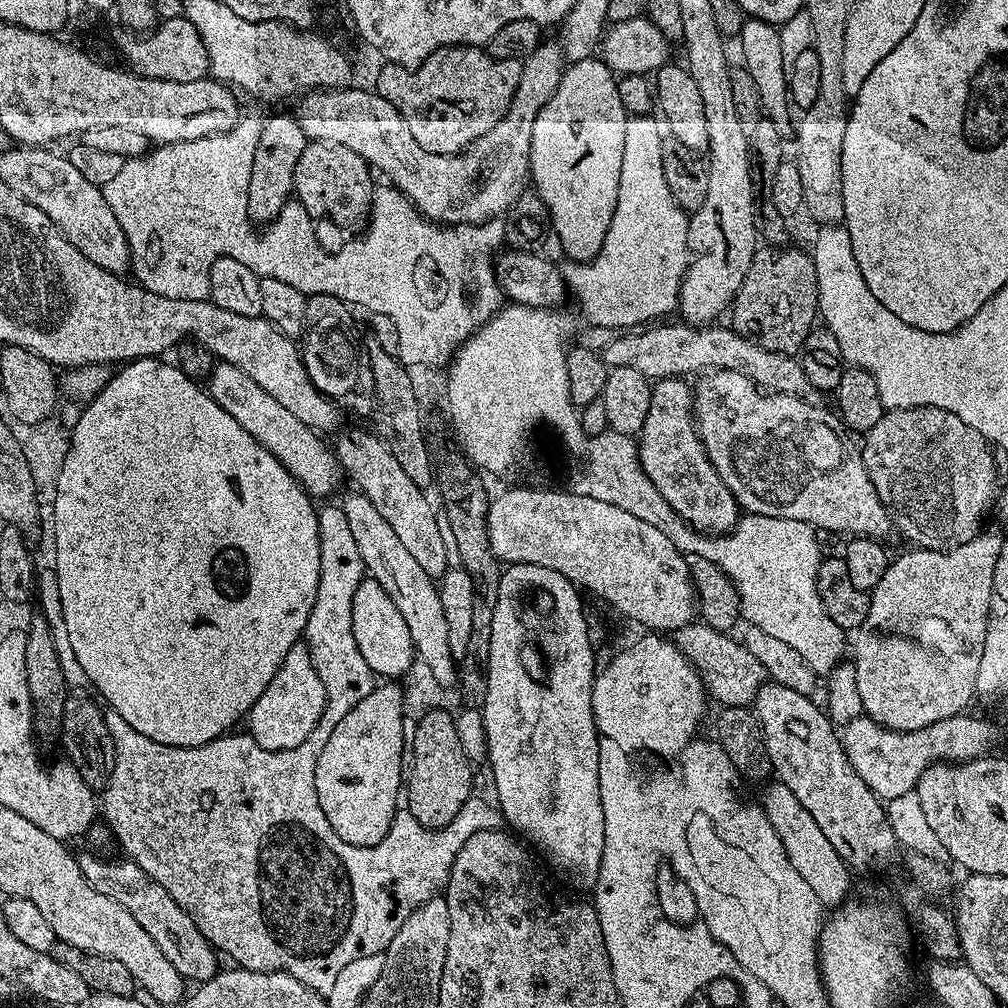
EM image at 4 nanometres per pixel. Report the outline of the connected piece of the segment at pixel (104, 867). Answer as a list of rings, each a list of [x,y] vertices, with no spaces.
[[[90,850],[77,855],[79,869],[90,886],[94,887],[100,894],[112,898],[118,902],[123,909],[130,911],[130,914],[137,919],[139,926],[158,945],[158,950],[174,965],[181,977],[196,984],[201,984],[216,976],[220,970],[218,965],[219,955],[215,947],[209,942],[207,935],[198,930],[197,924],[169,892],[158,882],[150,879],[141,867],[127,858],[102,857]]]

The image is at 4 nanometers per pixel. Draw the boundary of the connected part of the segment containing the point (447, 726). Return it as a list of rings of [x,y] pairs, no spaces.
[[[442,708],[430,710],[425,716],[417,719],[414,726],[416,726],[416,729],[414,729],[413,732],[411,729],[410,732],[410,767],[406,772],[406,810],[410,814],[414,814],[414,818],[418,818],[418,822],[422,822],[422,826],[426,826],[427,828],[445,828],[458,814],[458,810],[462,810],[462,806],[466,806],[466,802],[470,799],[470,797],[472,797],[472,795],[474,795],[474,788],[472,788],[473,765],[466,758],[466,754],[462,750],[462,742],[458,742],[456,718],[451,711]]]

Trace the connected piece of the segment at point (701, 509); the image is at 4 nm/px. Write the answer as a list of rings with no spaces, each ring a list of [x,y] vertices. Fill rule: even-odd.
[[[665,378],[653,383],[650,410],[646,413],[646,422],[642,422],[642,430],[635,441],[637,458],[640,459],[641,470],[650,478],[663,498],[666,498],[674,514],[699,532],[707,533],[709,536],[721,536],[731,533],[742,516],[742,509],[734,494],[730,494],[726,482],[722,482],[718,470],[714,470],[700,436],[696,433],[696,421],[692,415],[693,389],[689,385],[687,388],[684,383],[685,381],[680,378]]]

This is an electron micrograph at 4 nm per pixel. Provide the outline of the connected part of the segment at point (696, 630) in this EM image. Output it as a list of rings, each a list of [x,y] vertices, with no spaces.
[[[693,622],[677,628],[674,633],[674,642],[678,650],[694,665],[696,673],[704,681],[709,697],[712,696],[724,708],[747,708],[755,705],[758,690],[768,680],[766,670],[750,650],[739,640],[726,632],[714,630],[703,622]]]

